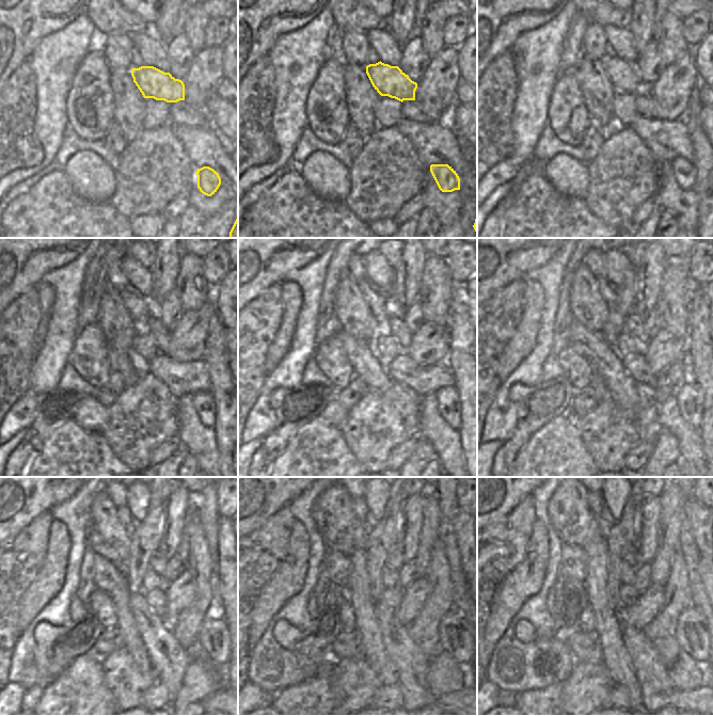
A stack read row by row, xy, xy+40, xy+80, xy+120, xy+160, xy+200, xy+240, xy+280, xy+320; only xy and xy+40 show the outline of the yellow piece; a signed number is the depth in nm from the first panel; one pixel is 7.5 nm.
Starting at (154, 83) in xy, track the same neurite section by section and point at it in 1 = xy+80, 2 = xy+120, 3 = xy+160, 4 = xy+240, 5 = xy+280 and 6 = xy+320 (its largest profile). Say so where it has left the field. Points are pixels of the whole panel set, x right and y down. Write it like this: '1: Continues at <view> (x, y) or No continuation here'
1: Continues at xy+80 (624, 77)
2: Continues at xy+120 (138, 306)
3: Continues at xy+160 (376, 302)
4: Continues at xy+240 (128, 527)
5: Continues at xy+280 (367, 528)
6: Continues at xy+320 (604, 526).

